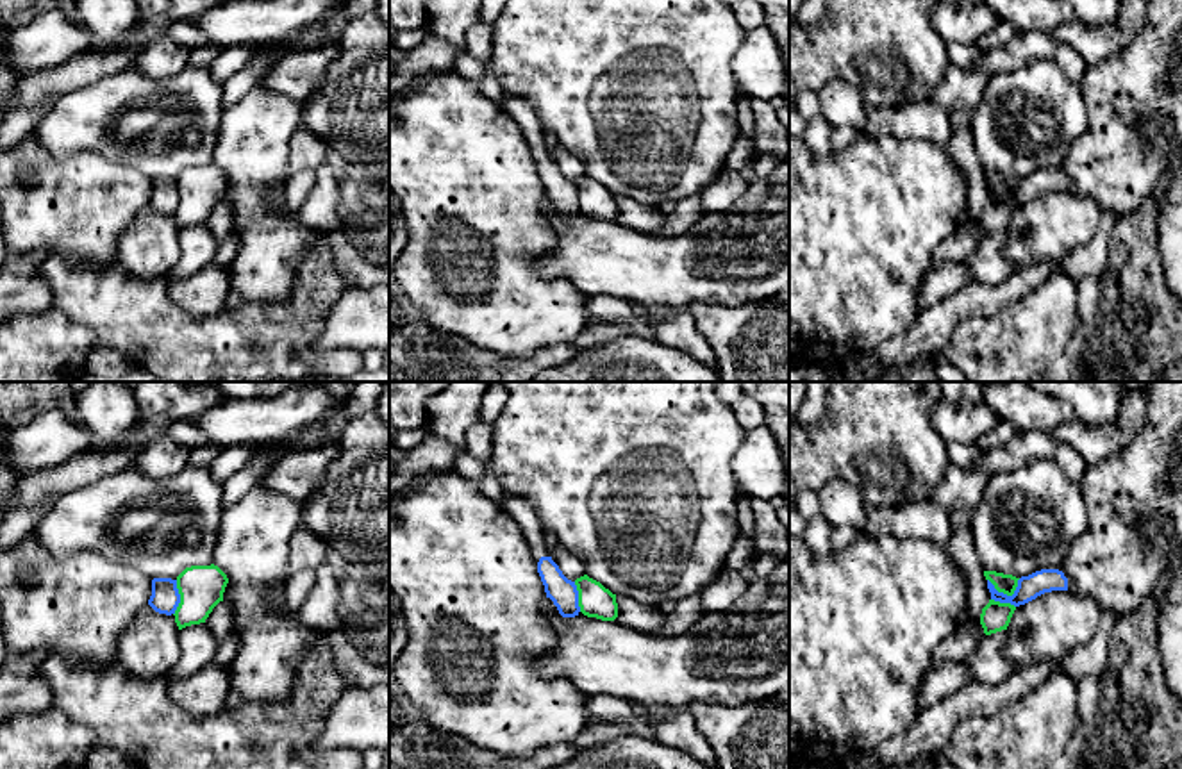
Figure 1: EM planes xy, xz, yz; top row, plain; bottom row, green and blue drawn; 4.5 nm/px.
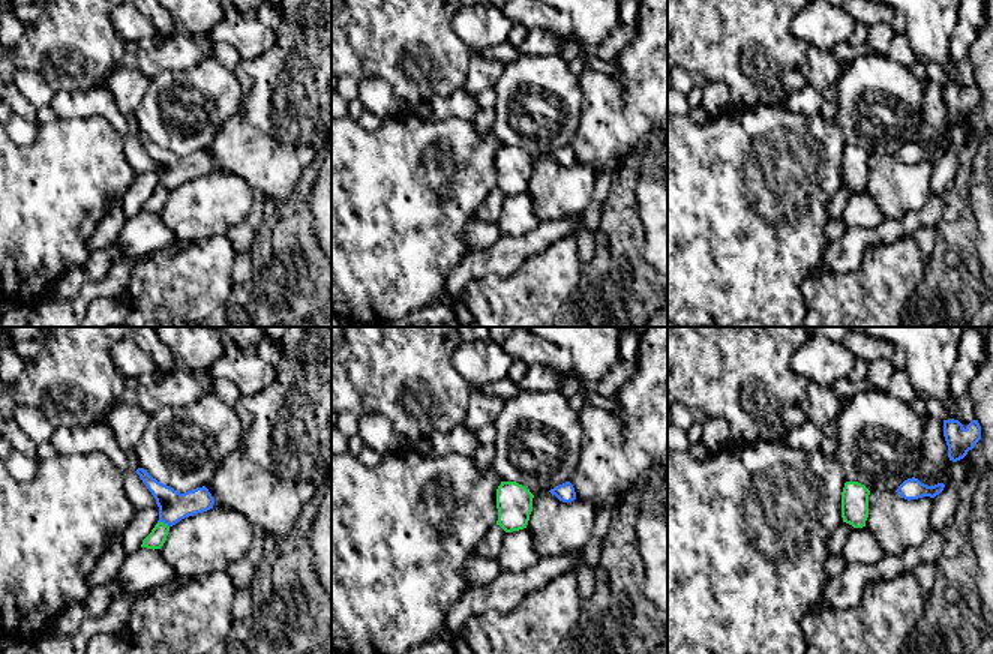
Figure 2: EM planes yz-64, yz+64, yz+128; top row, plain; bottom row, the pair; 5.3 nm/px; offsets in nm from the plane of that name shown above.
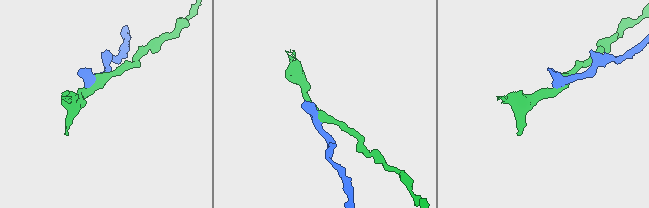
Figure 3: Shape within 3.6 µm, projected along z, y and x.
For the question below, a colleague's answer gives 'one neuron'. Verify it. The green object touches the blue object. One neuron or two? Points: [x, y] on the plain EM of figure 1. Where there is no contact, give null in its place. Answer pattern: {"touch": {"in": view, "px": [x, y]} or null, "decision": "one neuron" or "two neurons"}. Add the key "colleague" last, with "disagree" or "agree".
{"touch": {"in": "yz", "px": [1007, 195]}, "decision": "one neuron", "colleague": "agree"}

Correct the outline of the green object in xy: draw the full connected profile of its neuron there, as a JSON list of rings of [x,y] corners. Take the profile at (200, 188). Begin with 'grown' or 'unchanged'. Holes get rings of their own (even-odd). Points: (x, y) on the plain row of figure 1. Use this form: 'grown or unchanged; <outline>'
grown; [[[214,164],[186,168],[175,180],[154,178],[148,205],[175,216],[179,230],[205,223],[212,209],[223,202],[227,175]]]

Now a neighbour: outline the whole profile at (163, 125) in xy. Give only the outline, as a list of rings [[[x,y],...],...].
[[[134,64],[57,96],[30,137],[57,161],[93,152],[107,161],[141,168],[152,180],[177,180],[186,168],[212,164],[223,114],[221,95],[223,86],[211,77],[209,68],[187,64],[173,77],[152,79]]]

